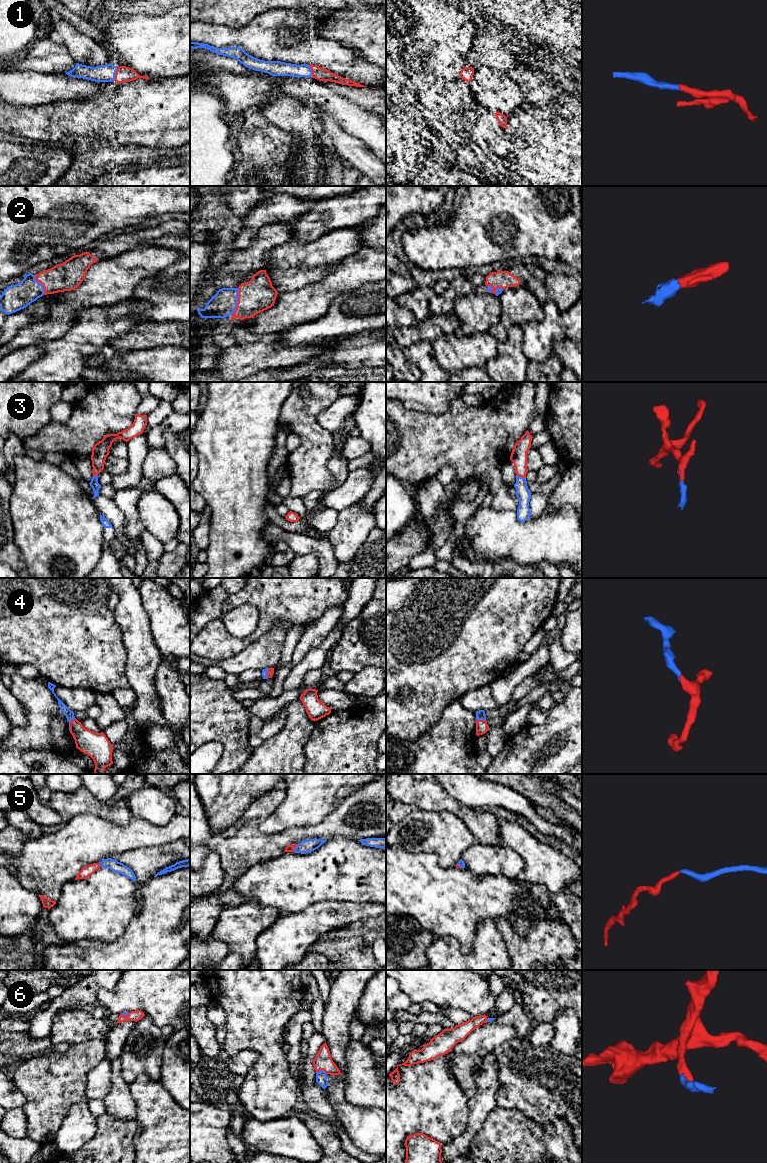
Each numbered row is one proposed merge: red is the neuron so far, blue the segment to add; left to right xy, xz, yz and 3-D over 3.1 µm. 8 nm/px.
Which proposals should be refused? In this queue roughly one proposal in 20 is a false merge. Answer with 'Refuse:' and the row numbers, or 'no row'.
Refuse: no row

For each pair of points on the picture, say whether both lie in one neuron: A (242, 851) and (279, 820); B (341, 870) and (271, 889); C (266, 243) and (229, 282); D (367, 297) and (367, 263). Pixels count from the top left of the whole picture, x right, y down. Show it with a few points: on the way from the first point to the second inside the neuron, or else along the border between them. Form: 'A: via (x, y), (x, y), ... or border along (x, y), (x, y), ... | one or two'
A: border along (258, 826), (269, 833), (288, 829) | two
B: via (324, 874), (288, 883) | one
C: via (256, 253), (237, 272) | one
D: border along (375, 281), (365, 283), (345, 293) | two

